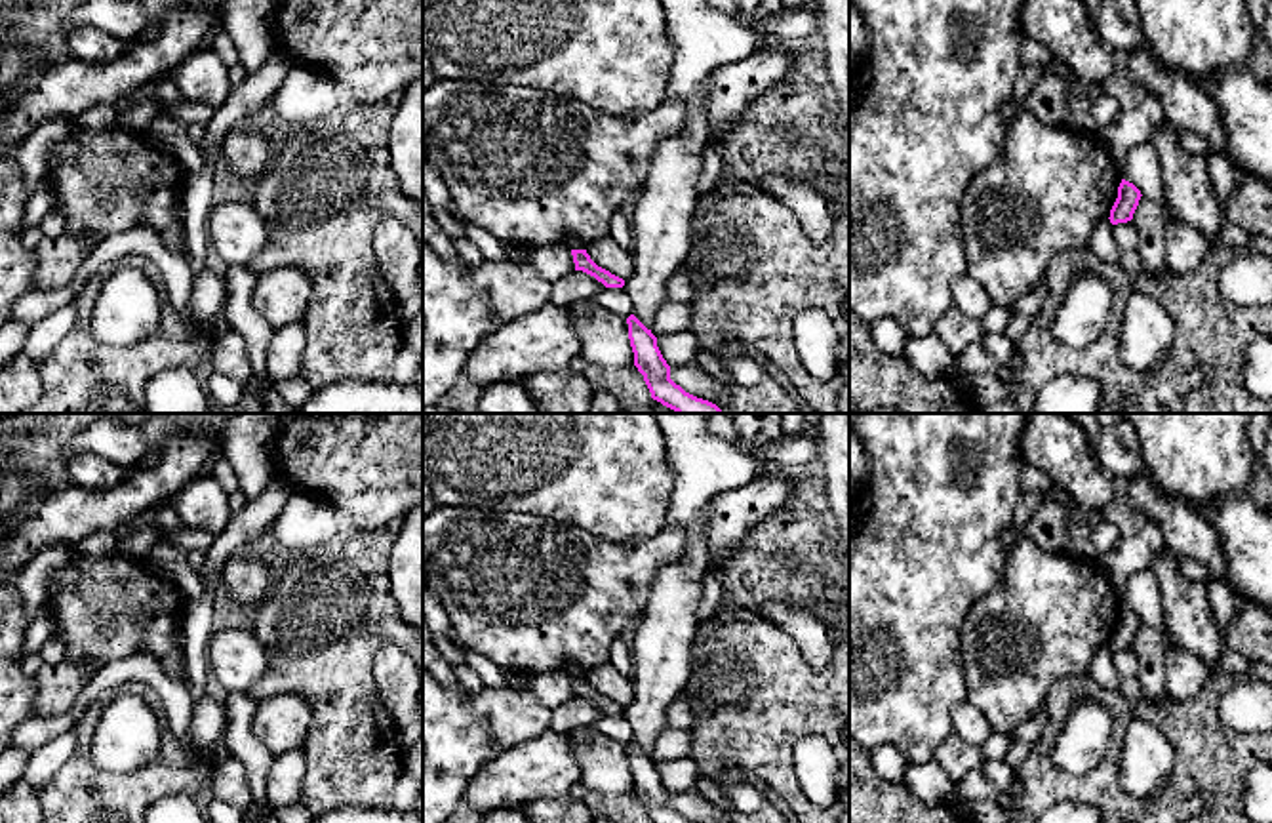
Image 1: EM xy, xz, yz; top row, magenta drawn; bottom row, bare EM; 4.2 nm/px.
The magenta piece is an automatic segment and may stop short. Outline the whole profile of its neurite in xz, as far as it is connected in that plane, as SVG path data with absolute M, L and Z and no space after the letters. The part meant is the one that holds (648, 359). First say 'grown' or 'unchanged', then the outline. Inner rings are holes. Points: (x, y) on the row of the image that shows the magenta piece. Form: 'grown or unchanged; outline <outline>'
unchanged; outline M634 314L626 318L626 324L634 366L644 375L653 400L676 413L722 413L716 404L686 392L670 379L670 366L663 358L651 330L647 330Z

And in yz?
unchanged; outline M1122 179L1118 187L1118 198L1110 210L1110 217L1108 217L1110 223L1118 225L1131 221L1141 196L1143 196L1141 191L1133 183Z

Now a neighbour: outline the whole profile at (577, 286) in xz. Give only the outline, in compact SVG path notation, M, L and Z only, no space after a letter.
M571 271L552 284L550 303L569 307L573 303L586 303L606 286L583 271Z

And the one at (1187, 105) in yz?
M1148 46L1125 53L1127 78L1154 93L1167 122L1209 141L1209 152L1228 156L1228 141L1215 103L1205 90L1181 69L1160 61Z

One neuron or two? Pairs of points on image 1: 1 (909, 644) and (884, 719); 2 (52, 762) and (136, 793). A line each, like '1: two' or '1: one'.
1: one
2: two

